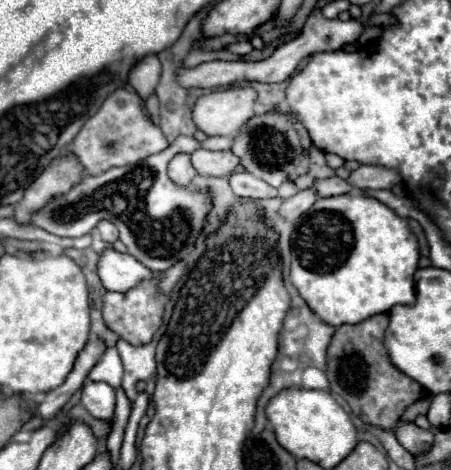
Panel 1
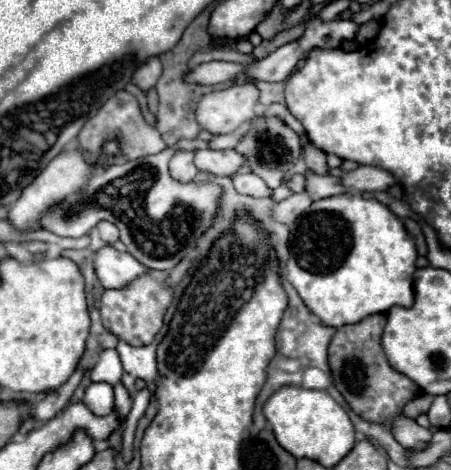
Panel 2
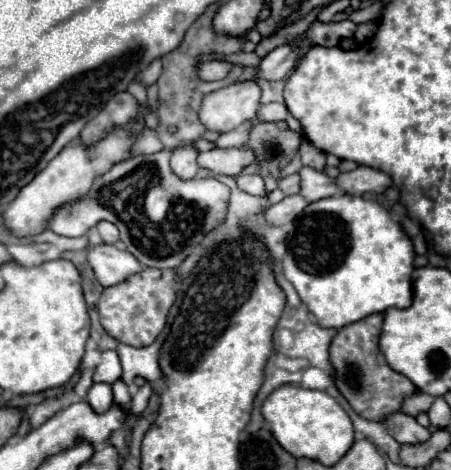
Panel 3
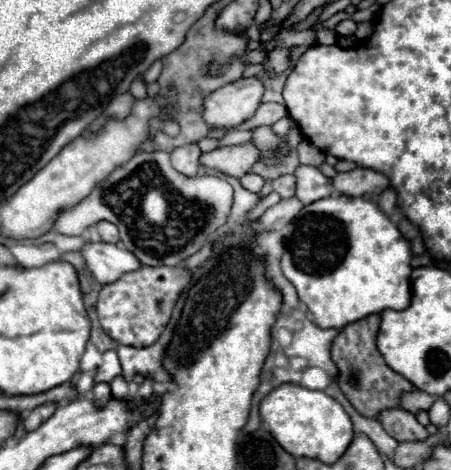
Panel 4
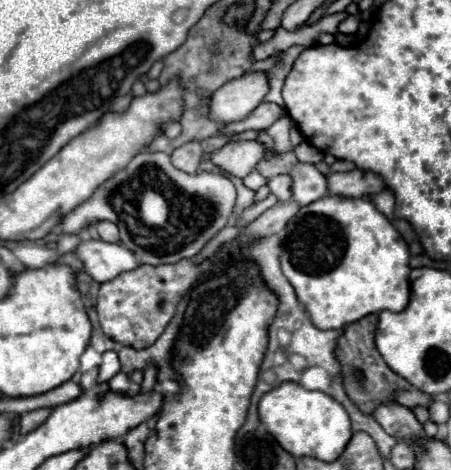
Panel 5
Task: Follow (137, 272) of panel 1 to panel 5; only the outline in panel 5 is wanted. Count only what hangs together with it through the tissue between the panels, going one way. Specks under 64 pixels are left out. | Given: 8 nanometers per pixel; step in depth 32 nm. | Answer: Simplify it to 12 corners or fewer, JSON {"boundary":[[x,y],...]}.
{"boundary":[[84,240],[76,254],[100,284],[138,268],[128,248]]}

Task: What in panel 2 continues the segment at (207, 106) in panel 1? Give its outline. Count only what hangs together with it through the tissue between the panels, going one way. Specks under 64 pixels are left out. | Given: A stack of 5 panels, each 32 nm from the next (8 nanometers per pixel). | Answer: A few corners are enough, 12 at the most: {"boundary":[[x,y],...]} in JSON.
{"boundary":[[236,84],[200,98],[196,122],[232,134],[256,118],[258,88]]}

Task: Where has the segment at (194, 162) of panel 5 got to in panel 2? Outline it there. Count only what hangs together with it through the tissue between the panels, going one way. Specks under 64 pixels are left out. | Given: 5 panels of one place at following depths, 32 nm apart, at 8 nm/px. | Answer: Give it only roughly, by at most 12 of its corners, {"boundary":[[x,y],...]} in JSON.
{"boundary":[[176,152],[170,160],[170,176],[192,182],[194,152]]}

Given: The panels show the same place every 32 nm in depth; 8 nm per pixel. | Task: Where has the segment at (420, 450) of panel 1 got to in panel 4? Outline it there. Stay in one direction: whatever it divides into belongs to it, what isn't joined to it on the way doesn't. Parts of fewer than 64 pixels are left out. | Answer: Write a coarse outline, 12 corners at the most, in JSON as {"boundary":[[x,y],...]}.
{"boundary":[[402,408],[384,410],[378,420],[398,442],[418,442],[428,430]]}

